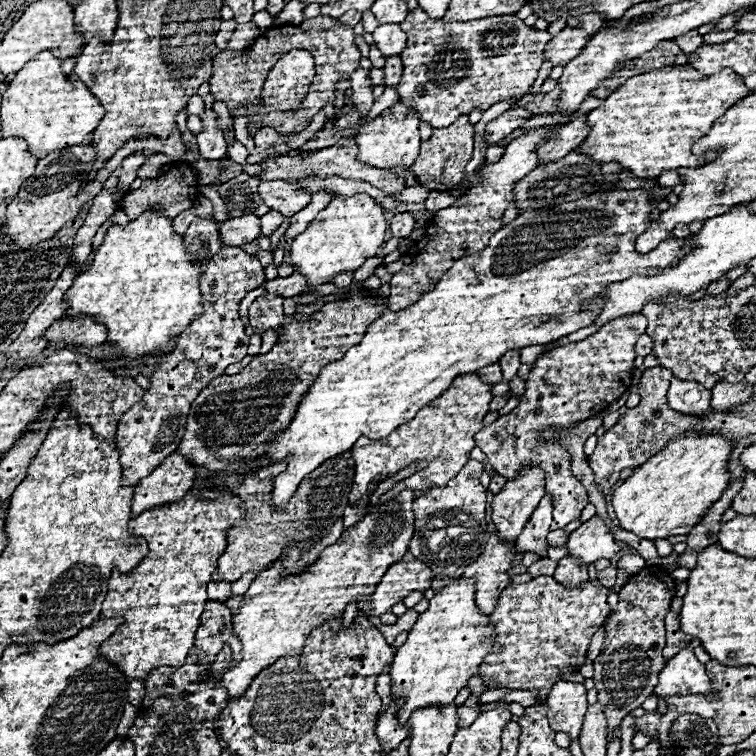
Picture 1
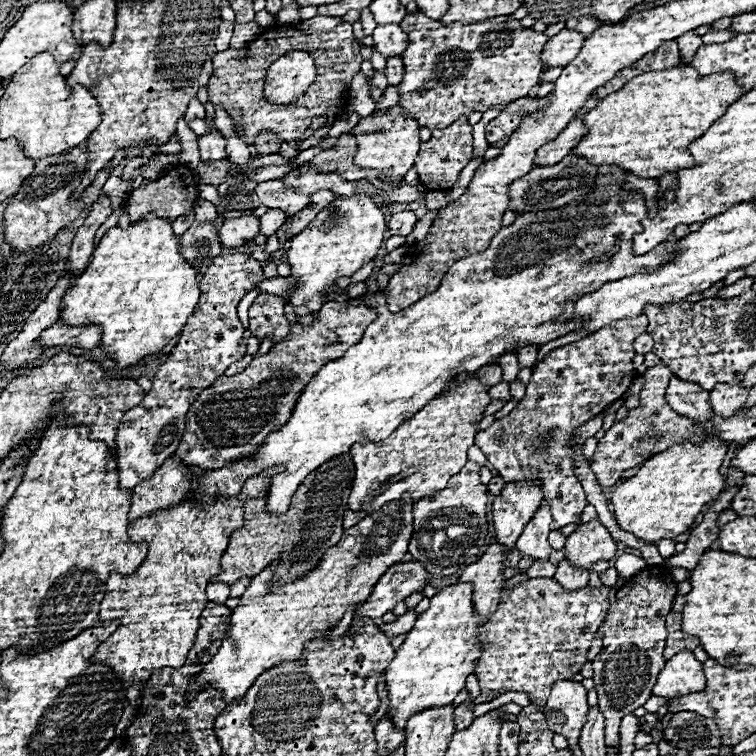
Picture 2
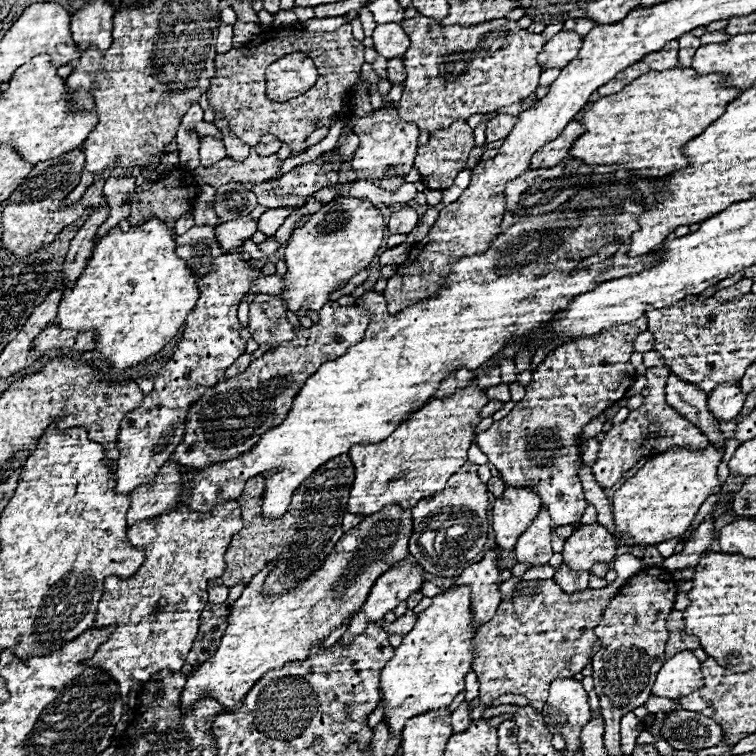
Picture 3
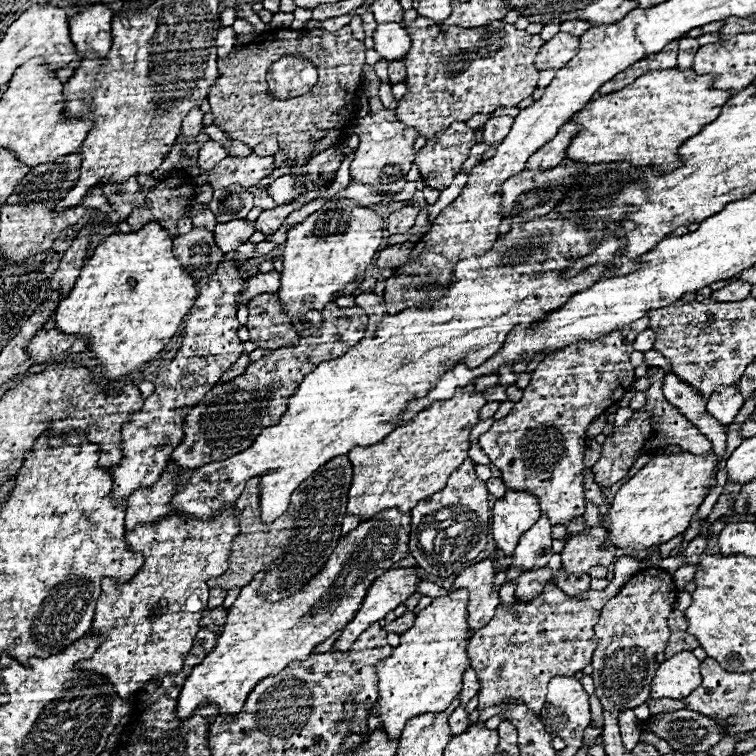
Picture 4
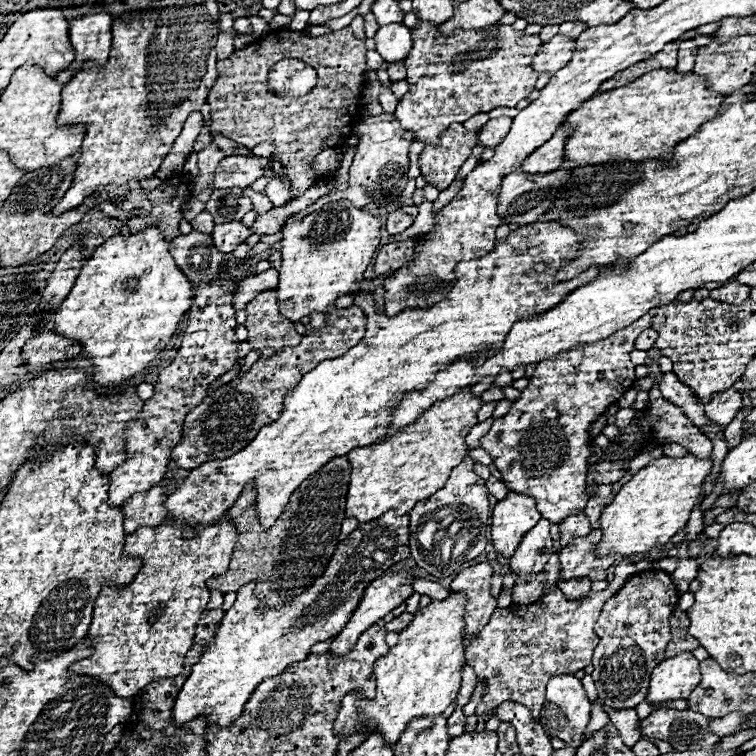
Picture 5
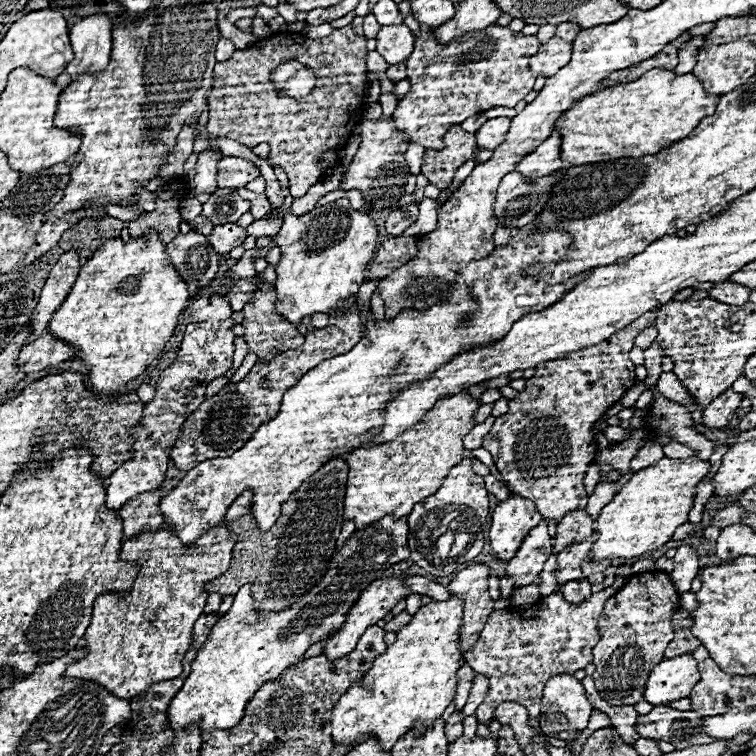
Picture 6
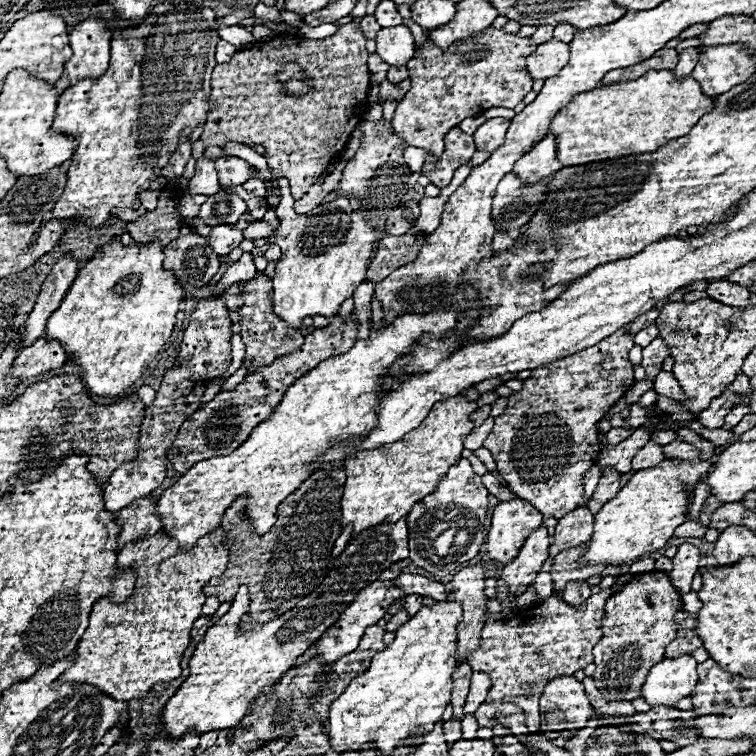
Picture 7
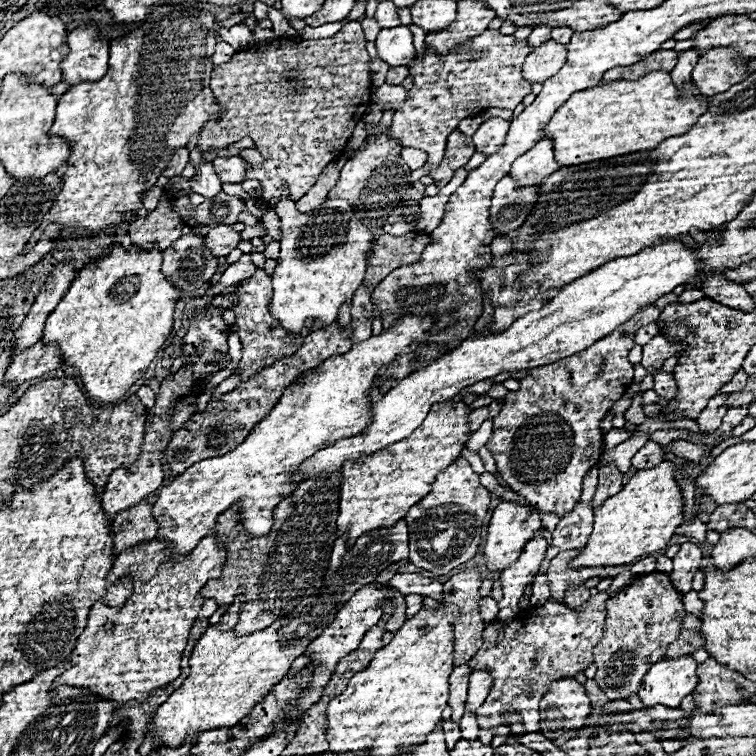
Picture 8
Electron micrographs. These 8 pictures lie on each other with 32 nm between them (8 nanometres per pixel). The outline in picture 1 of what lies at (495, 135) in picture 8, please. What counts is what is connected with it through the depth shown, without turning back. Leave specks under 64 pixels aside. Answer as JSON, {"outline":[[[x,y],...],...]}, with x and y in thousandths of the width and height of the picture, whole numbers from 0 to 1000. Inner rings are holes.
{"outline":[[[683,143],[683,146],[672,146],[661,153],[656,153],[653,159],[648,159],[643,164],[640,172],[640,183],[646,190],[659,190],[664,188],[669,180],[675,180],[683,169],[688,169],[698,156],[704,156],[706,151],[693,146],[693,143]]]}

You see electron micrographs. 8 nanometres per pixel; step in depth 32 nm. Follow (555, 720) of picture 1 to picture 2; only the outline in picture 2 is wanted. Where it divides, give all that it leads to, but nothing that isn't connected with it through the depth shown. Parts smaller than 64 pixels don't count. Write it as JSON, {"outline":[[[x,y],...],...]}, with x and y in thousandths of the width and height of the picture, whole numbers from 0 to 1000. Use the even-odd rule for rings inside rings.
{"outline":[[[738,899],[730,907],[720,937],[728,966],[735,971],[746,971],[754,987],[765,984],[765,974],[778,944],[775,910],[767,902]]]}

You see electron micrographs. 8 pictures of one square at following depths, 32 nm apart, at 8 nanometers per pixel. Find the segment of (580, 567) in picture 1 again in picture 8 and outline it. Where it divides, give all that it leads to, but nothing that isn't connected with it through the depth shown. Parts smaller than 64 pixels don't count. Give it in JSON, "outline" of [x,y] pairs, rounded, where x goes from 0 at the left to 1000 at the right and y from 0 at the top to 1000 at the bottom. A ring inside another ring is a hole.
{"outline":[[[762,775],[762,778],[751,778],[749,780],[749,788],[746,788],[746,796],[757,804],[765,804],[770,802],[775,794],[780,791],[780,780],[775,775]]]}

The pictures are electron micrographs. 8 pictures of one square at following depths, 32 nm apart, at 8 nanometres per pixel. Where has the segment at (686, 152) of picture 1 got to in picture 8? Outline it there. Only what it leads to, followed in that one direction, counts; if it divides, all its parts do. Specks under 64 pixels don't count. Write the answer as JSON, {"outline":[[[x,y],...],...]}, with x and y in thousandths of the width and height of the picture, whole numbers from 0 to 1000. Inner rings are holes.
{"outline":[[[860,95],[844,106],[815,106],[796,114],[786,114],[780,119],[762,122],[743,143],[735,146],[735,151],[720,172],[720,180],[730,183],[733,206],[743,220],[765,220],[836,201],[865,198],[870,190],[876,190],[876,185],[907,177],[907,172],[918,167],[918,159],[923,159],[923,153],[929,153],[929,148],[937,146],[937,135],[939,130],[926,124],[923,114],[915,106],[897,116],[884,95]]]}

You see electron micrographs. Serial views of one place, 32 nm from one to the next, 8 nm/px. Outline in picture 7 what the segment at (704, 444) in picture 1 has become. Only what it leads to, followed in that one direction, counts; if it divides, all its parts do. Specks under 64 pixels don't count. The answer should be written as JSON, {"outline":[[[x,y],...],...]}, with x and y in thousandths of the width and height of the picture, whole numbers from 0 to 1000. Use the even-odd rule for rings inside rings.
{"outline":[[[878,606],[870,616],[839,624],[839,630],[823,643],[823,648],[807,664],[802,664],[796,669],[796,675],[788,680],[783,717],[780,717],[780,725],[770,735],[767,743],[775,743],[775,746],[804,743],[804,746],[815,749],[815,746],[825,746],[831,741],[841,741],[841,738],[847,738],[852,733],[865,730],[865,728],[873,728],[889,712],[892,701],[902,690],[907,690],[907,680],[910,680],[910,669],[913,669],[910,651],[921,646],[926,632],[937,622],[939,622],[937,608],[923,608],[921,611],[921,608],[886,608],[886,606]]]}

